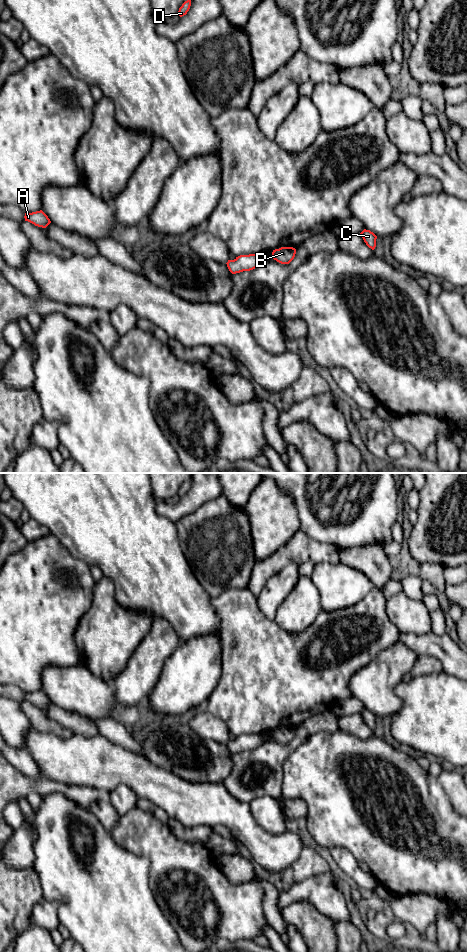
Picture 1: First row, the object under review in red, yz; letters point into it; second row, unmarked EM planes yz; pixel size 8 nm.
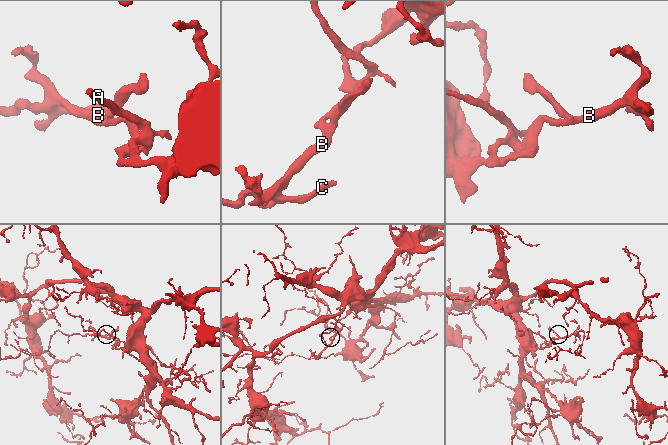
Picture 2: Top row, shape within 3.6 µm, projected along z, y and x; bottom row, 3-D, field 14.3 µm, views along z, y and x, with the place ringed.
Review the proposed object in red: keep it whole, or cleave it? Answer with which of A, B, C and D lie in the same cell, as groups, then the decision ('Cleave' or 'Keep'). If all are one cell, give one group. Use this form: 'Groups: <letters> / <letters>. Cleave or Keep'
Groups: A B C D. Keep

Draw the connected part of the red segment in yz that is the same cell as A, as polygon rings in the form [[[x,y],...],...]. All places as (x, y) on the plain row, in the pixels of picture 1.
[[[36,691],[32,693],[25,693],[25,701],[28,701],[35,706],[46,708],[50,703],[48,696],[42,691]]]

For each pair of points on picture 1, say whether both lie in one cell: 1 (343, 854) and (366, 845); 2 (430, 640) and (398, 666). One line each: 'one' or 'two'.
1: two
2: two

